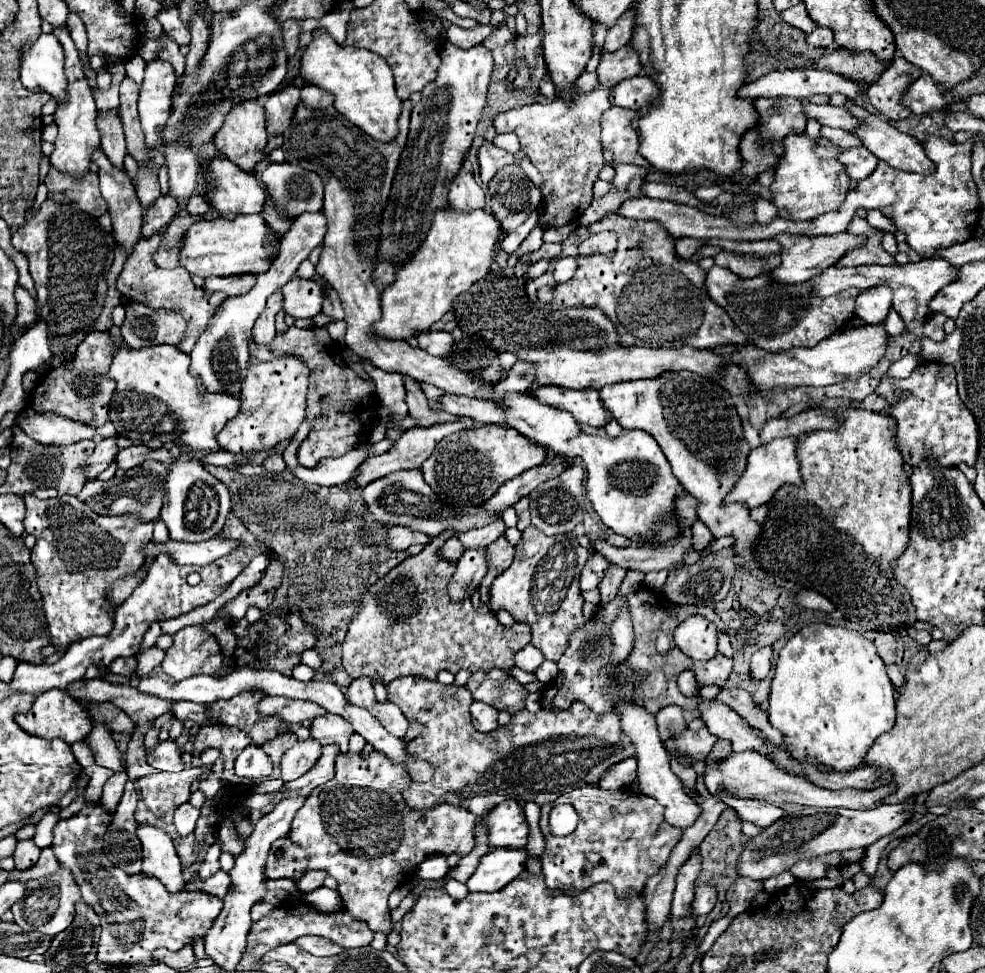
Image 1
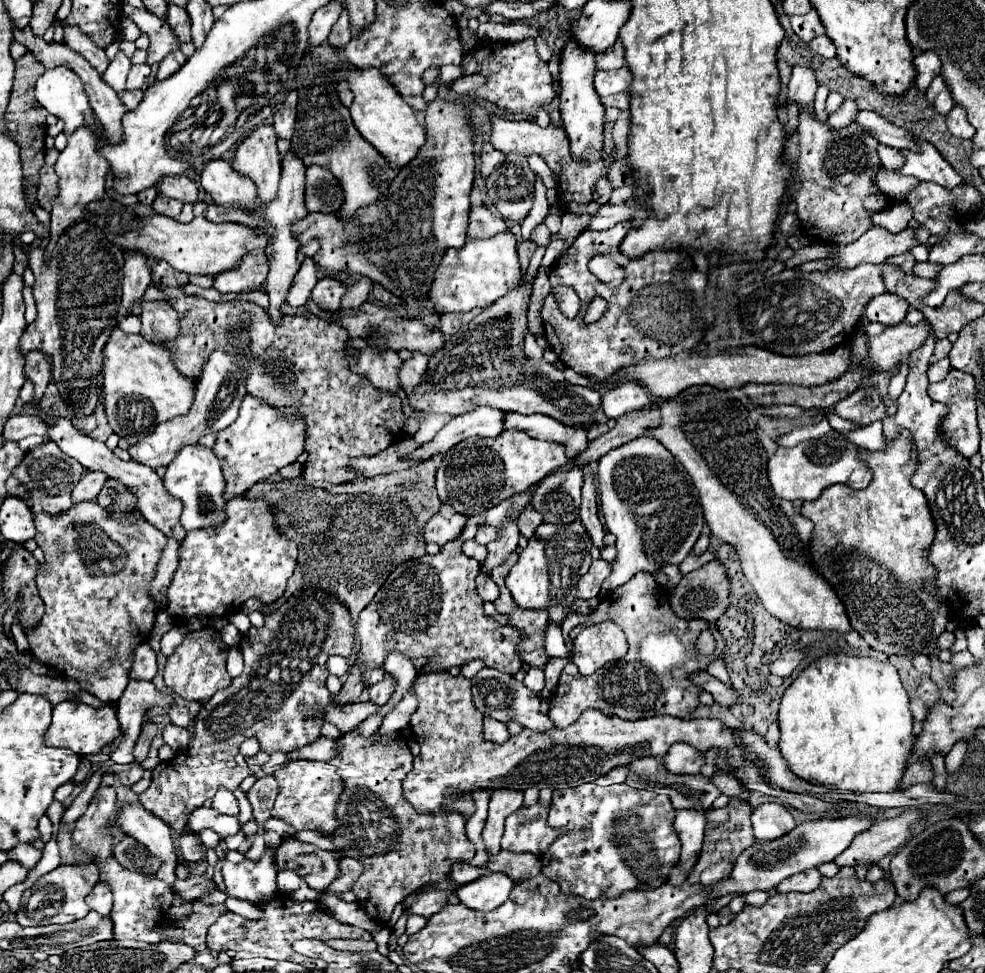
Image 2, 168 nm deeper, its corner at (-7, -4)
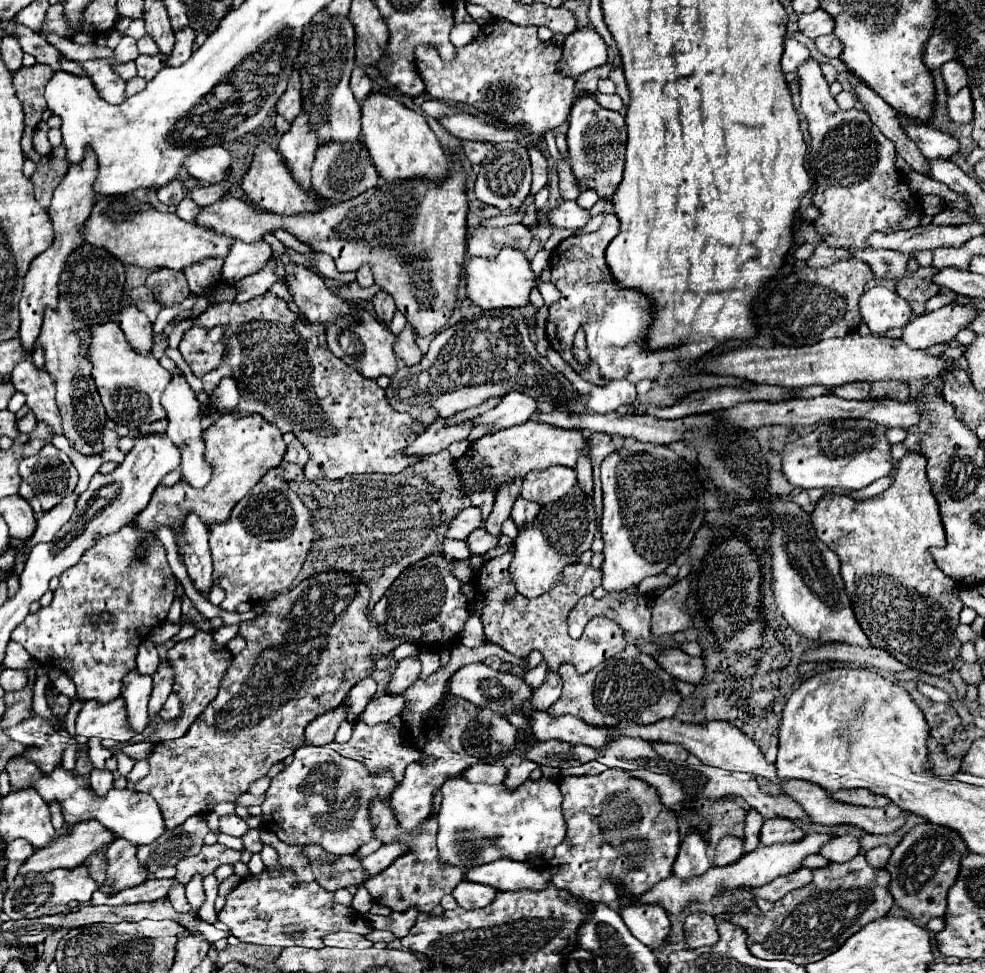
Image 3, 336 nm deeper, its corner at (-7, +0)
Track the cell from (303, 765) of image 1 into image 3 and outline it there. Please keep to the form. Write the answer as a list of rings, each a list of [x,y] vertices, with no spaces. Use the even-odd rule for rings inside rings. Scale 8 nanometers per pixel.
[[[301,746],[293,762],[279,772],[267,790],[263,828],[275,832],[285,844],[319,844],[331,854],[355,854],[373,838],[369,806],[373,798],[389,800],[397,782],[391,772],[369,772],[359,760],[341,756],[327,746]],[[337,756],[337,758],[333,758]]]

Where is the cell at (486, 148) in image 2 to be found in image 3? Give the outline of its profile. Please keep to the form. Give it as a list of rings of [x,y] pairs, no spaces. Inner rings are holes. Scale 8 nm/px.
[[[463,140],[461,142],[461,148],[467,156],[467,160],[471,164],[481,164],[481,160],[487,156],[487,152],[493,148],[493,144],[489,142],[469,142],[469,140]]]

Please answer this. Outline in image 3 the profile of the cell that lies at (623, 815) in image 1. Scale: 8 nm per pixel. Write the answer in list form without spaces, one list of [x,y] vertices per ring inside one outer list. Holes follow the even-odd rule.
[[[607,768],[599,776],[569,776],[561,780],[563,792],[563,816],[567,822],[567,836],[559,848],[555,848],[555,858],[551,860],[553,884],[561,890],[571,892],[583,902],[603,902],[611,908],[619,906],[619,888],[629,896],[641,896],[649,892],[657,882],[671,876],[671,868],[679,850],[679,828],[677,816],[669,812],[653,786],[639,778],[631,778],[625,770]]]

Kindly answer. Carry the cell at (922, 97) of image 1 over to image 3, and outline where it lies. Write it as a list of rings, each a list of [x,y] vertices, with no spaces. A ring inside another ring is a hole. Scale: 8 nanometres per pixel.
[[[953,58],[947,64],[941,66],[943,70],[943,78],[947,84],[947,92],[953,96],[955,92],[959,92],[961,88],[967,86],[967,68],[961,64],[961,60]]]

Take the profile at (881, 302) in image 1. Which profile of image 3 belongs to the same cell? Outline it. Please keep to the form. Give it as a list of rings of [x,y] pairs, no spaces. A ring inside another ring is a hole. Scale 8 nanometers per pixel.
[[[883,286],[869,288],[859,298],[859,312],[871,334],[885,336],[891,328],[903,328],[911,320],[909,304],[893,290]]]

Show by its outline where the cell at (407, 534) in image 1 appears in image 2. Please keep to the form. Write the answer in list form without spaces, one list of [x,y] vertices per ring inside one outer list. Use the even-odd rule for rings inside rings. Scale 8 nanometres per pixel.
[[[435,514],[423,530],[425,544],[433,542],[433,544],[443,546],[449,540],[455,540],[455,536],[459,536],[459,532],[463,530],[465,522],[467,522],[467,518],[461,514],[453,514],[451,518],[443,518],[441,514]]]

